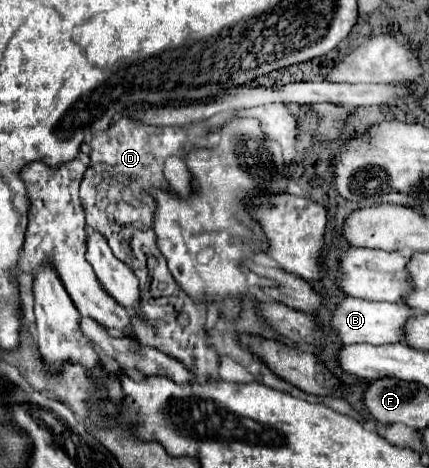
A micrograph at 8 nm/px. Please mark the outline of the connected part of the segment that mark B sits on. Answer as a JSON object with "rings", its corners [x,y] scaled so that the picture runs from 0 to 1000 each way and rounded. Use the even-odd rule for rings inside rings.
{"rings":[[[800,637],[776,671],[772,671],[772,701],[781,705],[786,722],[800,735],[828,735],[828,731],[855,731],[855,735],[907,735],[930,731],[930,705],[939,705],[939,688],[963,667],[939,645],[860,645],[837,637]]]}

